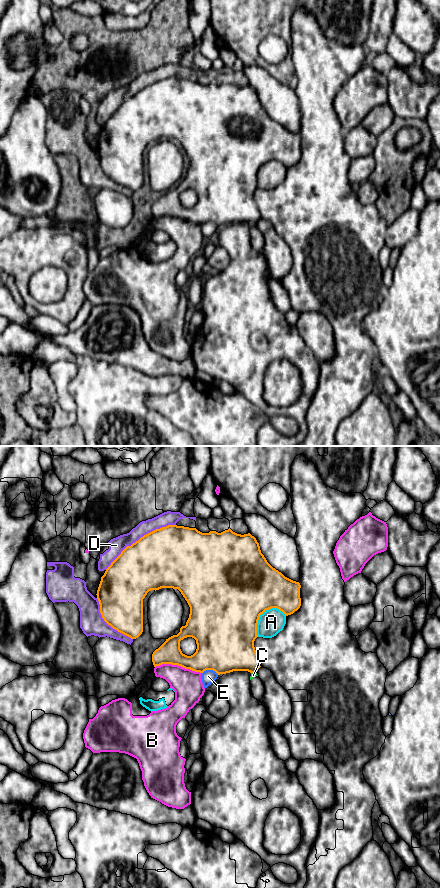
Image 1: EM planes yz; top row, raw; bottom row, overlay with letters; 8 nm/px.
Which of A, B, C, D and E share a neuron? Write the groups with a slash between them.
A / B / C / D / E

